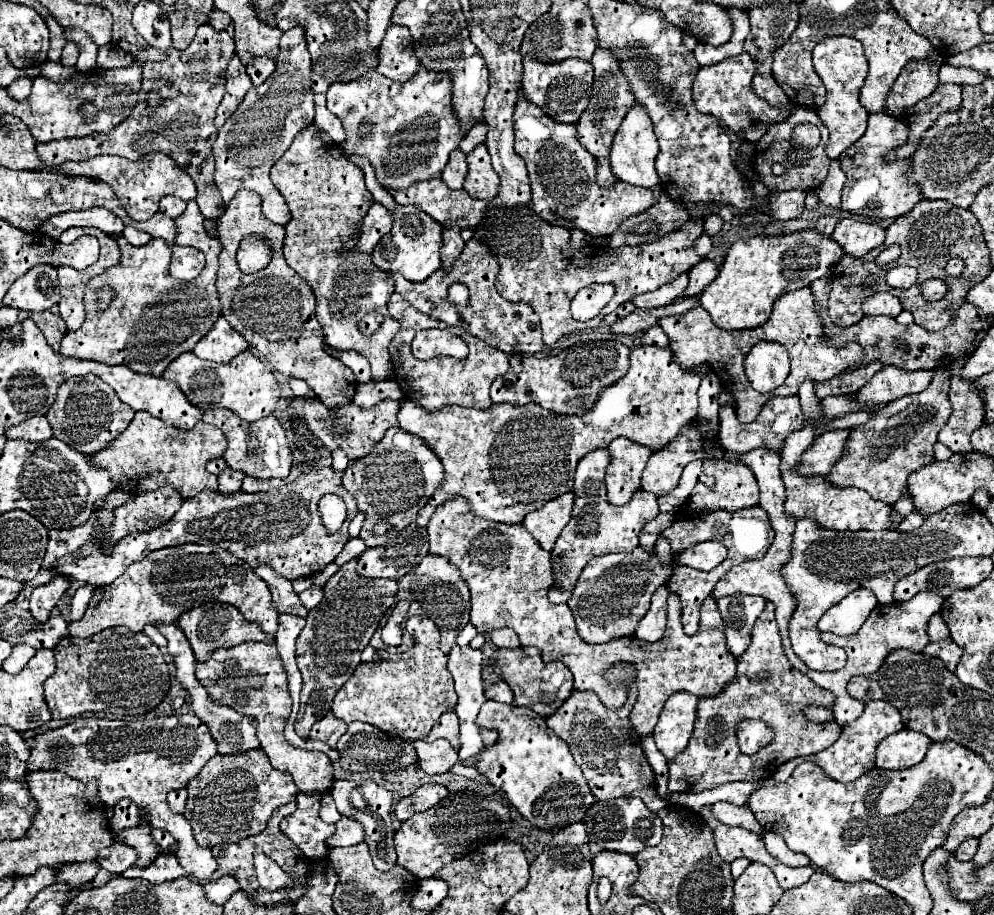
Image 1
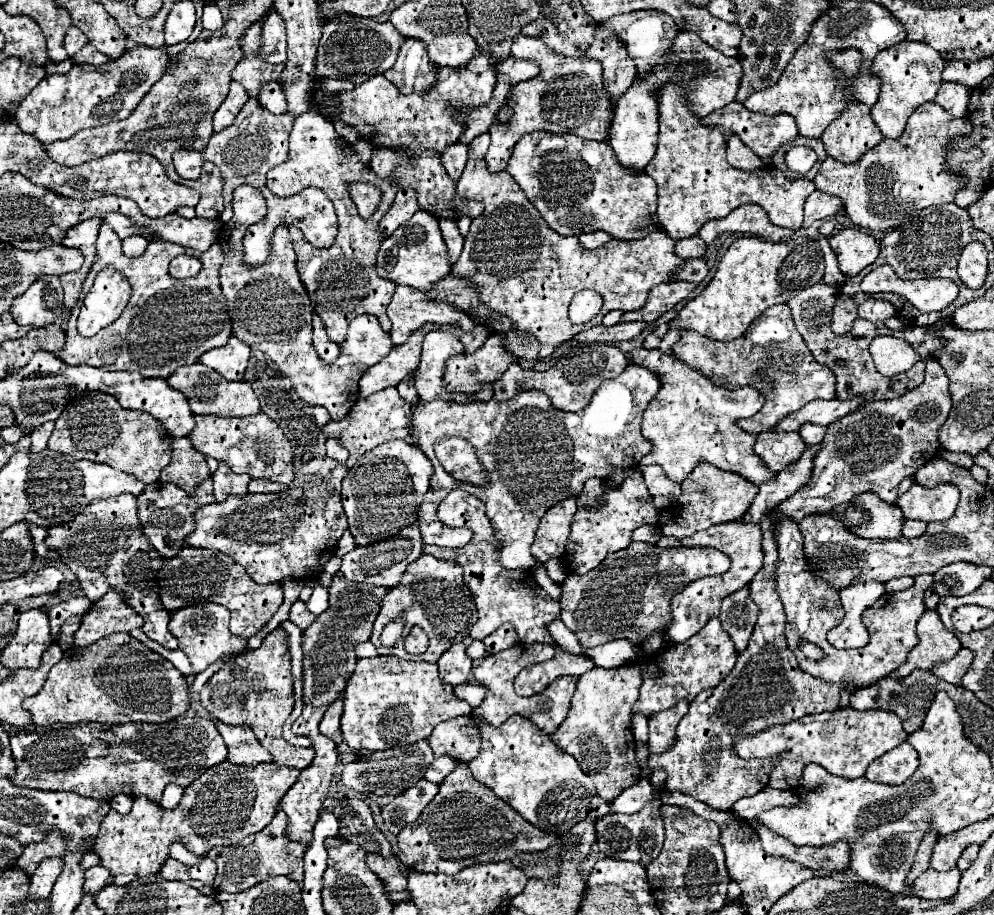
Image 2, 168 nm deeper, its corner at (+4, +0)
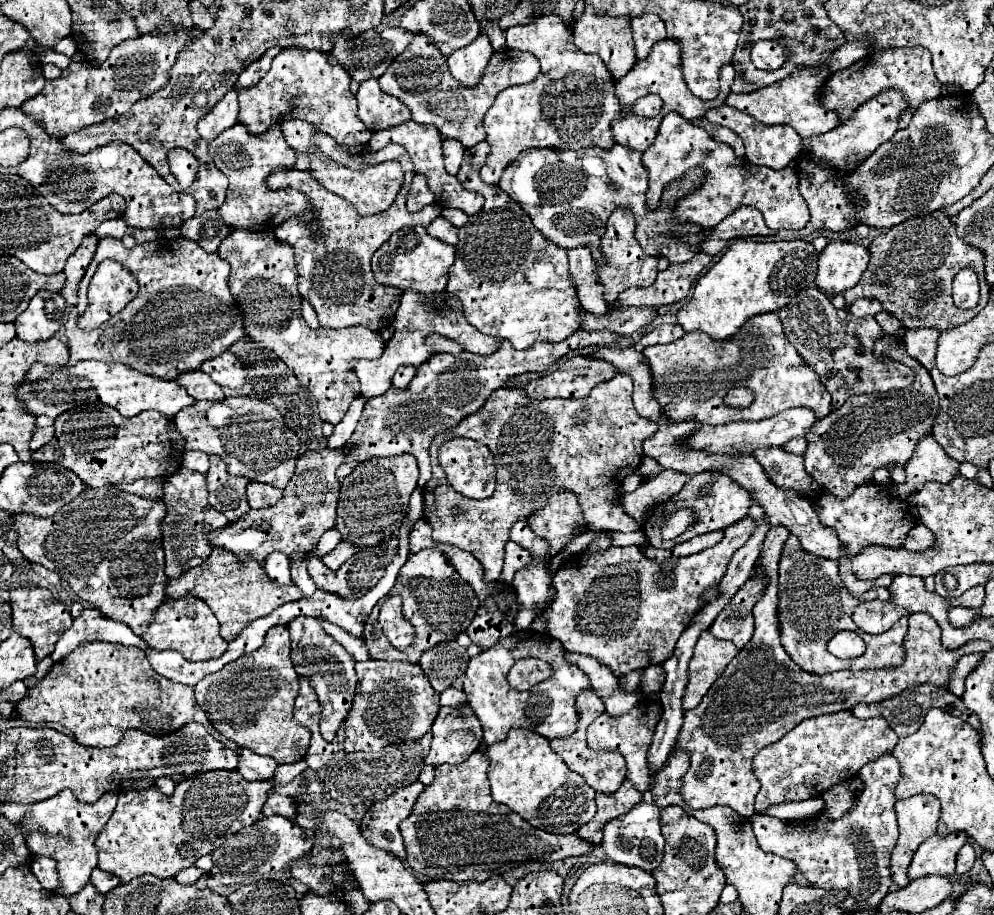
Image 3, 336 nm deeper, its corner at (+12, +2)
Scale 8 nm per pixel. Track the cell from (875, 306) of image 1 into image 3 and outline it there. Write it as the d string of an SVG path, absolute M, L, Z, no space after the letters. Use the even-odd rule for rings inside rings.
M862 298L862 300L856 300L852 306L850 306L850 312L854 314L854 316L868 316L868 314L878 314L878 312L882 312L884 308L882 308L882 304L878 302L878 300L866 300L866 298Z

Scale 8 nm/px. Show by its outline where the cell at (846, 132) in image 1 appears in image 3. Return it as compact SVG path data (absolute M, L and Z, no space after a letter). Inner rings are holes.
M885 90L860 106L852 114L852 118L848 122L842 122L834 130L830 130L826 134L820 134L816 138L806 138L804 140L804 152L810 152L810 154L814 154L820 160L830 162L840 172L854 170L882 142L886 142L886 140L890 140L894 136L894 132L898 130L896 120L902 114L904 108L906 108L904 96L898 90Z

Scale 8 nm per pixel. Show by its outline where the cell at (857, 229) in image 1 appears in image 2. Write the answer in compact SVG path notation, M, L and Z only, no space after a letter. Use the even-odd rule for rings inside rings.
M844 228L830 238L830 246L838 258L838 268L844 276L856 276L866 266L874 264L880 252L878 242L858 230L858 228Z

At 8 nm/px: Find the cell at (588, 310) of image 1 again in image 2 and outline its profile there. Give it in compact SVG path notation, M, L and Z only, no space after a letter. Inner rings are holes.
M584 290L578 292L570 304L570 320L574 324L584 324L590 322L598 312L600 312L600 296L596 296L596 292L592 290Z

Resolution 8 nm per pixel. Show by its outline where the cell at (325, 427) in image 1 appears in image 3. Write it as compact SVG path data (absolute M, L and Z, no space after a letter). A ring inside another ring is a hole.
M580 330L566 338L564 342L536 342L528 350L516 350L508 340L500 340L500 350L490 356L480 356L472 352L462 352L458 356L452 354L434 354L428 362L424 362L414 380L408 388L396 390L390 388L386 394L368 398L360 422L350 436L348 444L344 446L346 460L338 468L338 478L342 480L352 472L360 462L372 456L398 456L398 454L412 454L420 466L420 482L424 486L432 478L430 474L430 458L428 458L428 444L434 434L456 426L462 418L476 412L486 398L510 376L518 376L524 372L544 372L564 354L584 346L612 346L618 340L616 334L604 332L586 332Z

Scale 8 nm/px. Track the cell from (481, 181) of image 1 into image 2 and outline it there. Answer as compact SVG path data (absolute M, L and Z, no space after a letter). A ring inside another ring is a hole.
M488 134L478 136L468 146L468 164L458 180L458 194L484 202L484 212L472 220L464 250L450 272L454 278L470 280L476 288L480 302L470 314L476 324L488 324L492 312L502 314L512 322L514 330L532 334L540 342L538 358L548 358L562 342L602 324L606 312L640 308L652 287L670 282L672 272L684 264L674 254L674 240L666 232L652 232L642 240L630 242L612 238L592 252L584 252L574 236L556 236L540 220L540 212L536 212L524 192L518 186L510 186L506 172L488 172L484 160L488 146ZM580 290L596 290L604 298L604 306L594 320L576 326L568 318L568 306Z

